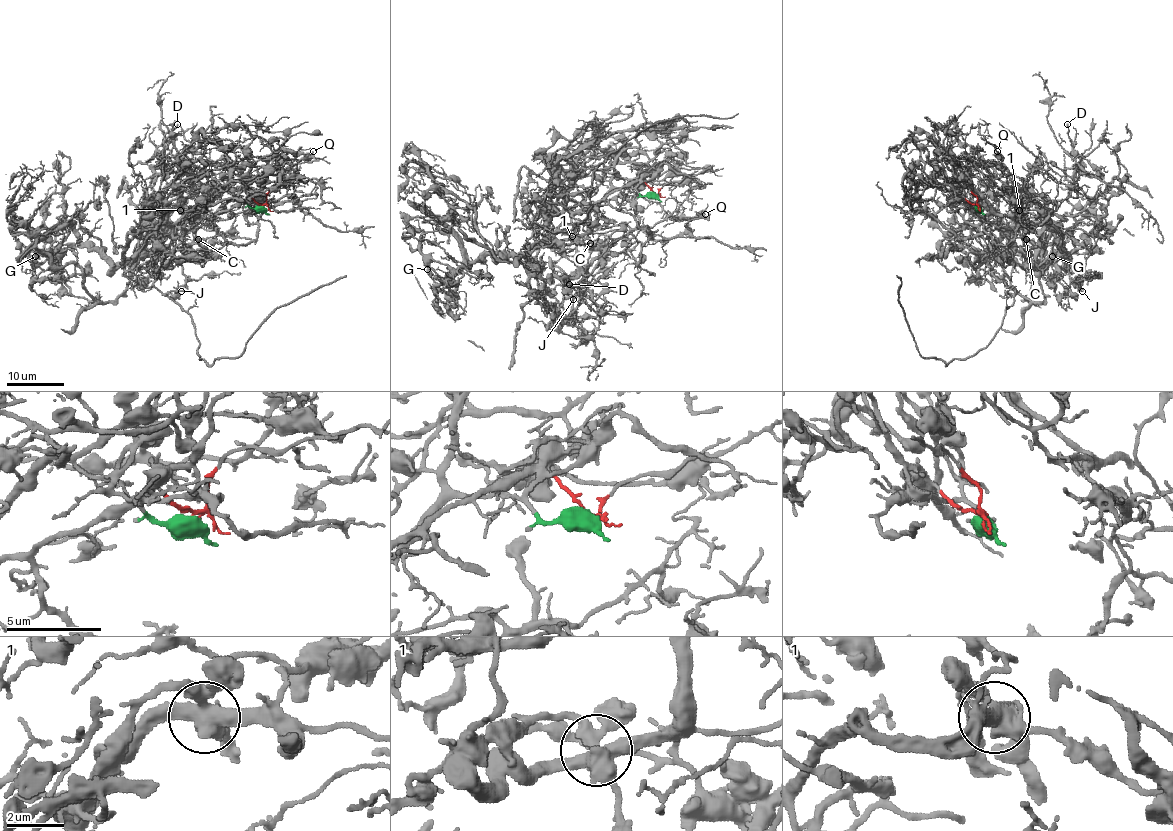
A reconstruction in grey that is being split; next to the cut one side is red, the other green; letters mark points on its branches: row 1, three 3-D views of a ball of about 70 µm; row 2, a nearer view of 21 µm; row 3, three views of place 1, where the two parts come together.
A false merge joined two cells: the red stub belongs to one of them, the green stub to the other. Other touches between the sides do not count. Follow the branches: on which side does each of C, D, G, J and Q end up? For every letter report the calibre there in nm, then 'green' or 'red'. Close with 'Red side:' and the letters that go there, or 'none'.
C: 130 nm thick; green
D: 150 nm thick; green
G: 600 nm thick; green
J: 110 nm thick; green
Q: 130 nm thick; green
Red side: none

